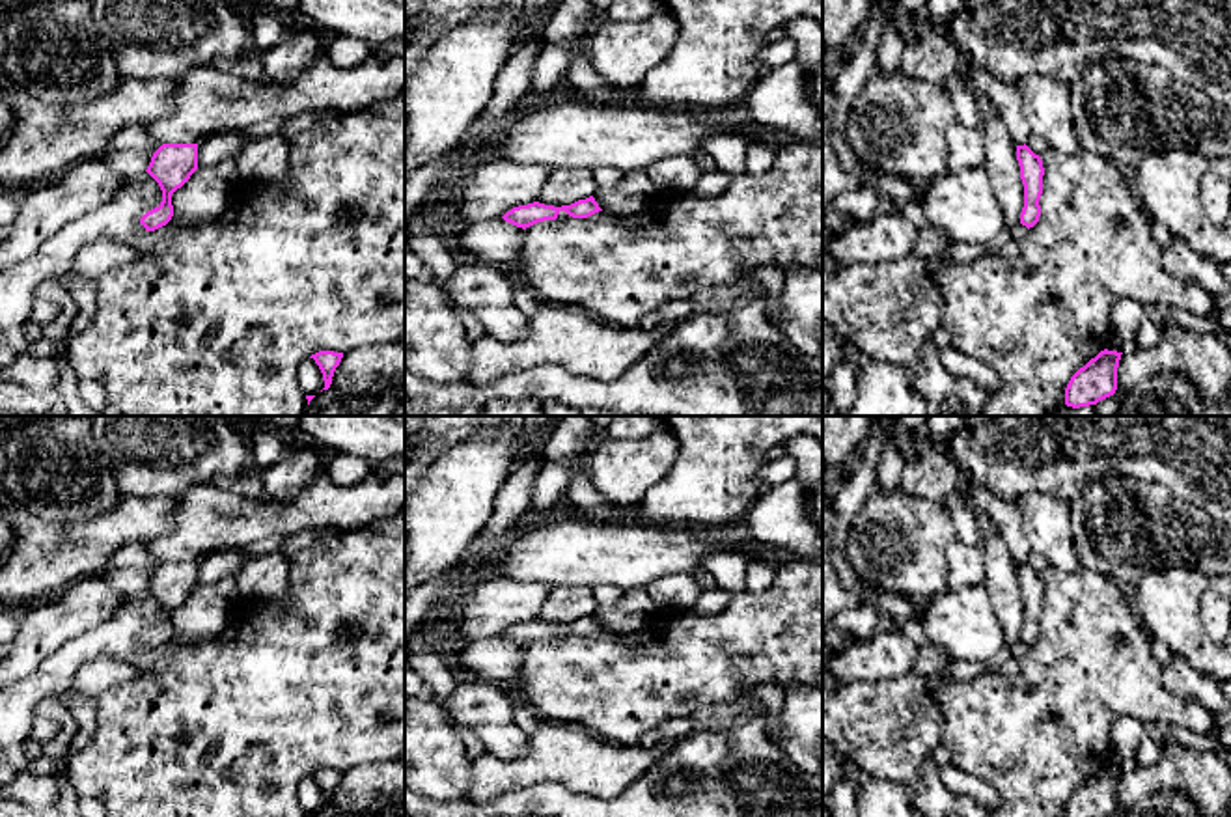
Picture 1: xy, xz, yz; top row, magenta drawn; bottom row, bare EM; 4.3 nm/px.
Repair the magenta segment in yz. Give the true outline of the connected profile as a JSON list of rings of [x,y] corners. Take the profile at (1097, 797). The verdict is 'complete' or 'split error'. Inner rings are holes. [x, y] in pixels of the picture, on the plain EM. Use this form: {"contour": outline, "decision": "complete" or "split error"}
{"contour": [[[1108,767],[1100,769],[1071,795],[1065,817],[1106,817],[1113,813],[1121,772]]], "decision": "complete"}

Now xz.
{"contour": [[[589,614],[586,617],[578,617],[571,623],[561,623],[561,625],[545,623],[539,619],[519,623],[507,629],[502,636],[517,645],[526,647],[537,640],[556,638],[561,629],[565,629],[573,636],[588,636],[602,627],[595,619],[595,616]]], "decision": "complete"}

